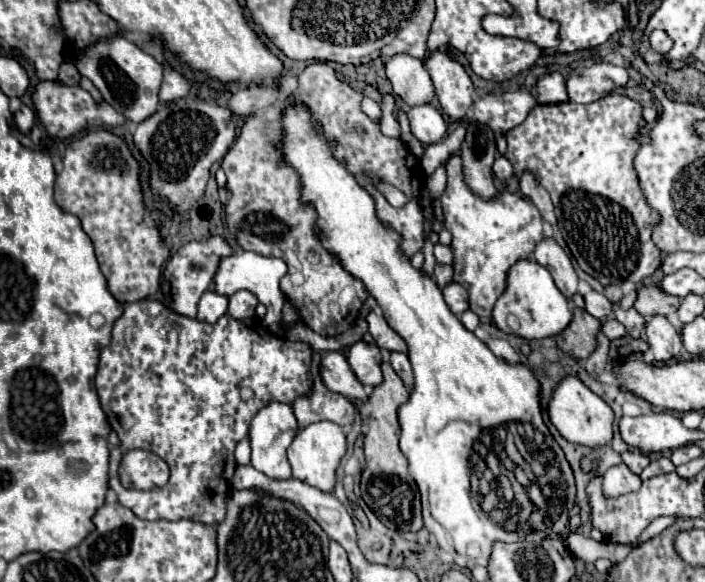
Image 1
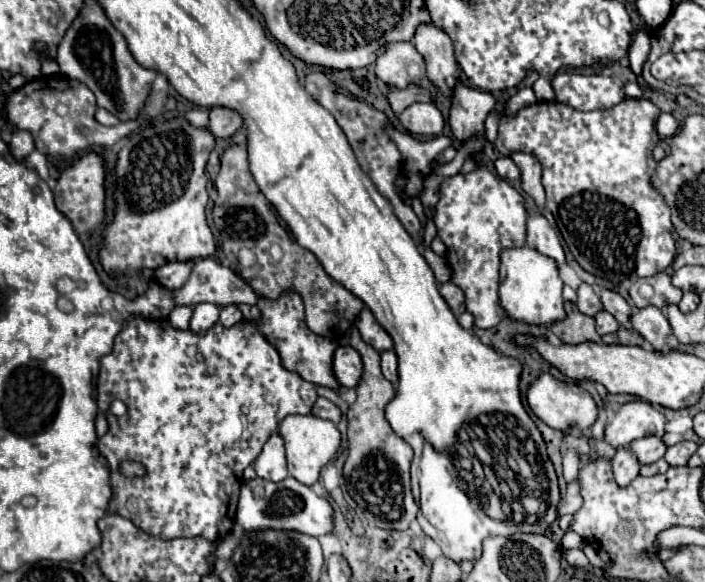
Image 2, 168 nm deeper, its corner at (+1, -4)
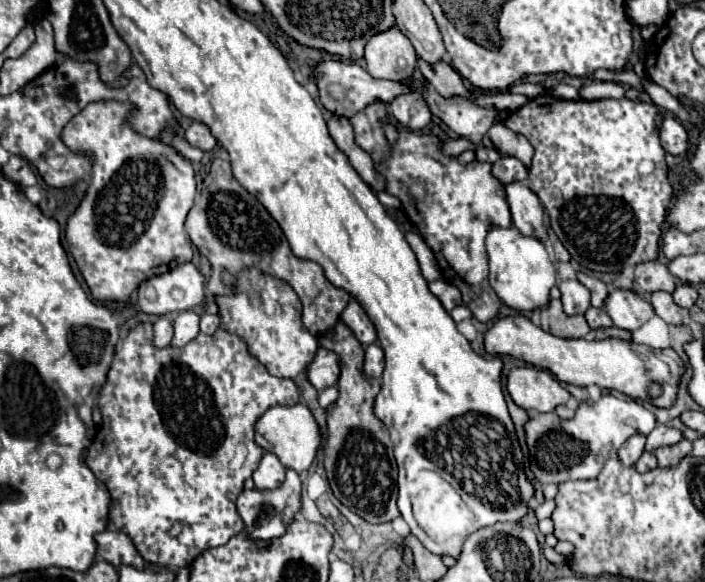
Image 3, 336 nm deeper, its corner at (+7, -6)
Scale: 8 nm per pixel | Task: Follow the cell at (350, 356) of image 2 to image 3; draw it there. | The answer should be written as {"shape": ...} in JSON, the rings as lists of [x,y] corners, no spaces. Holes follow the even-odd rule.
{"shape":[[[319,347],[305,373],[307,373],[309,383],[317,391],[327,389],[327,387],[335,385],[335,379],[339,379],[339,359],[335,359],[335,355],[331,355],[331,351]]]}

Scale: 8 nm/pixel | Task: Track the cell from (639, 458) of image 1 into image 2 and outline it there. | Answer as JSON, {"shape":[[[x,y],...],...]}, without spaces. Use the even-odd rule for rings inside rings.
{"shape":[[[645,437],[641,441],[633,441],[633,445],[629,445],[629,449],[635,455],[635,459],[639,461],[639,465],[651,465],[665,455],[667,447],[663,445],[661,437]]]}

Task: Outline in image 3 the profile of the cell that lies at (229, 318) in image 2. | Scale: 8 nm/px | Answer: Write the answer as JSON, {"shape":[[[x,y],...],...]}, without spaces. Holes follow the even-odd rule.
{"shape":[[[203,315],[199,327],[201,327],[201,333],[213,335],[217,331],[217,327],[219,327],[219,315]]]}

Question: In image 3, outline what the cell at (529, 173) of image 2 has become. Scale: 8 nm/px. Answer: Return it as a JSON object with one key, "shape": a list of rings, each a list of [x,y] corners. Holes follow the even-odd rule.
{"shape":[[[495,123],[495,125],[487,131],[487,135],[491,137],[493,145],[495,145],[503,155],[513,155],[513,157],[517,157],[519,161],[523,161],[527,167],[531,165],[533,147],[531,147],[531,143],[529,143],[523,135],[507,129],[503,123]]]}

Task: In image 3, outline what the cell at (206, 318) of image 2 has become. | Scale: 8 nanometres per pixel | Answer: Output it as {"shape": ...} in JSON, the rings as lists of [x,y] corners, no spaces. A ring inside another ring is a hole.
{"shape":[[[183,311],[173,321],[173,347],[183,347],[199,335],[199,315],[195,311]]]}

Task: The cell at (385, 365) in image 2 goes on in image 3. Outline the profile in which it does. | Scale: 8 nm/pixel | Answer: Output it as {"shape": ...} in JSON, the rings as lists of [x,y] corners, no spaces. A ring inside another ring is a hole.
{"shape":[[[373,343],[365,349],[365,363],[363,363],[363,371],[365,375],[369,377],[375,377],[375,379],[381,379],[381,373],[383,373],[383,349]]]}

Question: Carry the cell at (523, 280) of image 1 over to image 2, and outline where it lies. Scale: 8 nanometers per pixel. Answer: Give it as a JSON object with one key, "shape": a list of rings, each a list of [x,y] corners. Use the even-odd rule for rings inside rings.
{"shape":[[[513,247],[501,253],[501,285],[499,285],[499,305],[505,315],[513,321],[523,321],[529,325],[553,325],[555,321],[563,321],[567,317],[563,307],[563,281],[559,279],[559,271],[555,261],[537,253],[529,247]]]}

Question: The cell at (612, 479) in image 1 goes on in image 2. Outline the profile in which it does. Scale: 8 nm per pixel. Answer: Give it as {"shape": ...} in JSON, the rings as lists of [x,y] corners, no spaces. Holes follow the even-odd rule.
{"shape":[[[629,447],[619,449],[617,455],[613,457],[611,465],[613,465],[613,475],[615,475],[615,481],[619,487],[627,487],[639,475],[639,465],[637,465],[637,461],[633,461]]]}

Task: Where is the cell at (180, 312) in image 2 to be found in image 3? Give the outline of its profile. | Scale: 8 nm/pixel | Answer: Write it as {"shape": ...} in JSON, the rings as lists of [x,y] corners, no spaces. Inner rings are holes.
{"shape":[[[159,317],[153,323],[153,345],[155,347],[167,347],[171,343],[171,321],[167,317]]]}

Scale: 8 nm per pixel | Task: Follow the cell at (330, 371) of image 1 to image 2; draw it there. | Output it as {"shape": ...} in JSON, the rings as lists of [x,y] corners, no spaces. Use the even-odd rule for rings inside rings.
{"shape":[[[285,293],[275,301],[261,299],[257,307],[261,309],[263,317],[261,321],[255,321],[255,325],[261,327],[261,331],[265,333],[265,337],[269,337],[269,341],[273,341],[273,345],[277,345],[277,351],[281,353],[281,361],[285,369],[293,369],[301,373],[301,377],[313,385],[329,387],[337,391],[341,385],[337,385],[337,379],[333,377],[335,343],[327,337],[321,337],[309,331],[309,327],[305,325],[305,309],[303,309],[301,297],[297,293]]]}

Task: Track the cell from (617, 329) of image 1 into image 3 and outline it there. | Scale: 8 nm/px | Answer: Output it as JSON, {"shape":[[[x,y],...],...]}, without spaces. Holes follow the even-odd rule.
{"shape":[[[589,307],[587,313],[585,313],[585,319],[589,323],[591,329],[599,329],[599,327],[611,327],[613,321],[611,317],[607,315],[605,307]]]}

